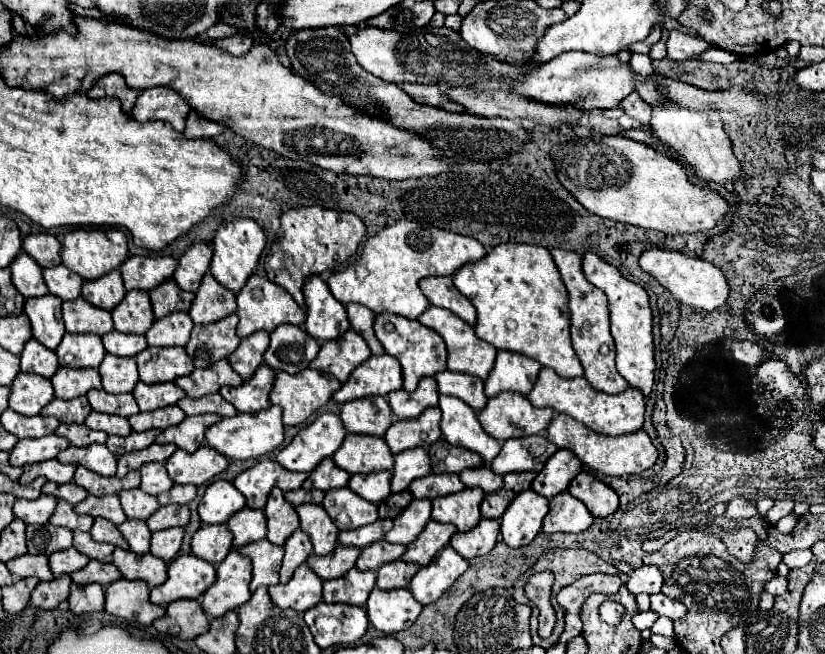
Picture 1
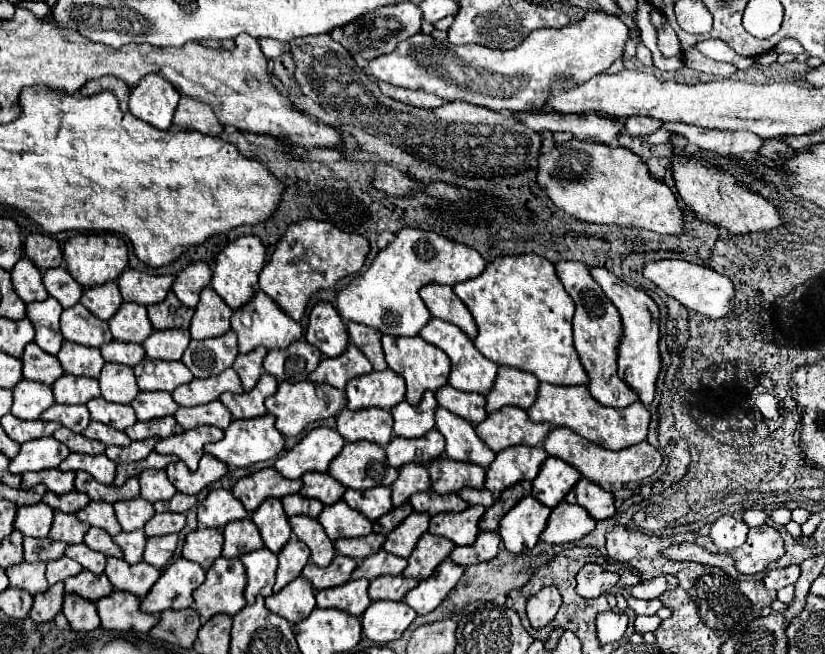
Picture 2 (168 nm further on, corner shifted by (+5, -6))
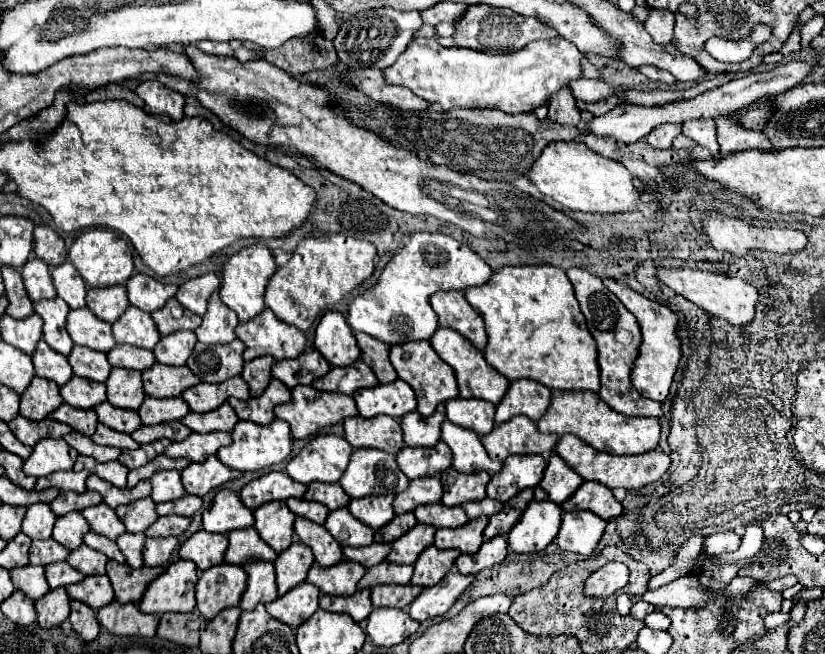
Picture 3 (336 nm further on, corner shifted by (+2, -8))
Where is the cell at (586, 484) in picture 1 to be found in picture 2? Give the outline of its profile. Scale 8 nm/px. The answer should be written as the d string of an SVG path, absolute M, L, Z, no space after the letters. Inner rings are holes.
M580 479L572 491L574 491L574 497L576 497L574 503L584 507L596 521L608 519L616 513L614 495L610 491L606 491L604 487L594 485L592 481Z

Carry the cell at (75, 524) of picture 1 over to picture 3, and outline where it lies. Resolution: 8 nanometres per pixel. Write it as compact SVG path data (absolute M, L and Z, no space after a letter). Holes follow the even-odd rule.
M73 511L65 517L59 517L53 527L53 539L67 549L77 549L83 543L83 535L89 531L89 523L85 523L79 511Z

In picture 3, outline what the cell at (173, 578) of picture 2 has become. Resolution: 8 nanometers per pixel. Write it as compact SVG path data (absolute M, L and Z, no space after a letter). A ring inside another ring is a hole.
M179 559L177 563L171 563L165 573L147 587L139 609L153 615L163 615L167 611L191 613L195 609L197 577L199 573L193 561Z

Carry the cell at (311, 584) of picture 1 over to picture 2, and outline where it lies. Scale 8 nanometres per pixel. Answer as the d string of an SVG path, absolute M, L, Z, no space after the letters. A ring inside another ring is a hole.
M298 577L280 593L266 597L266 607L272 613L278 613L280 617L288 619L290 623L298 623L306 619L308 613L312 613L312 609L316 607L314 587L304 577Z

